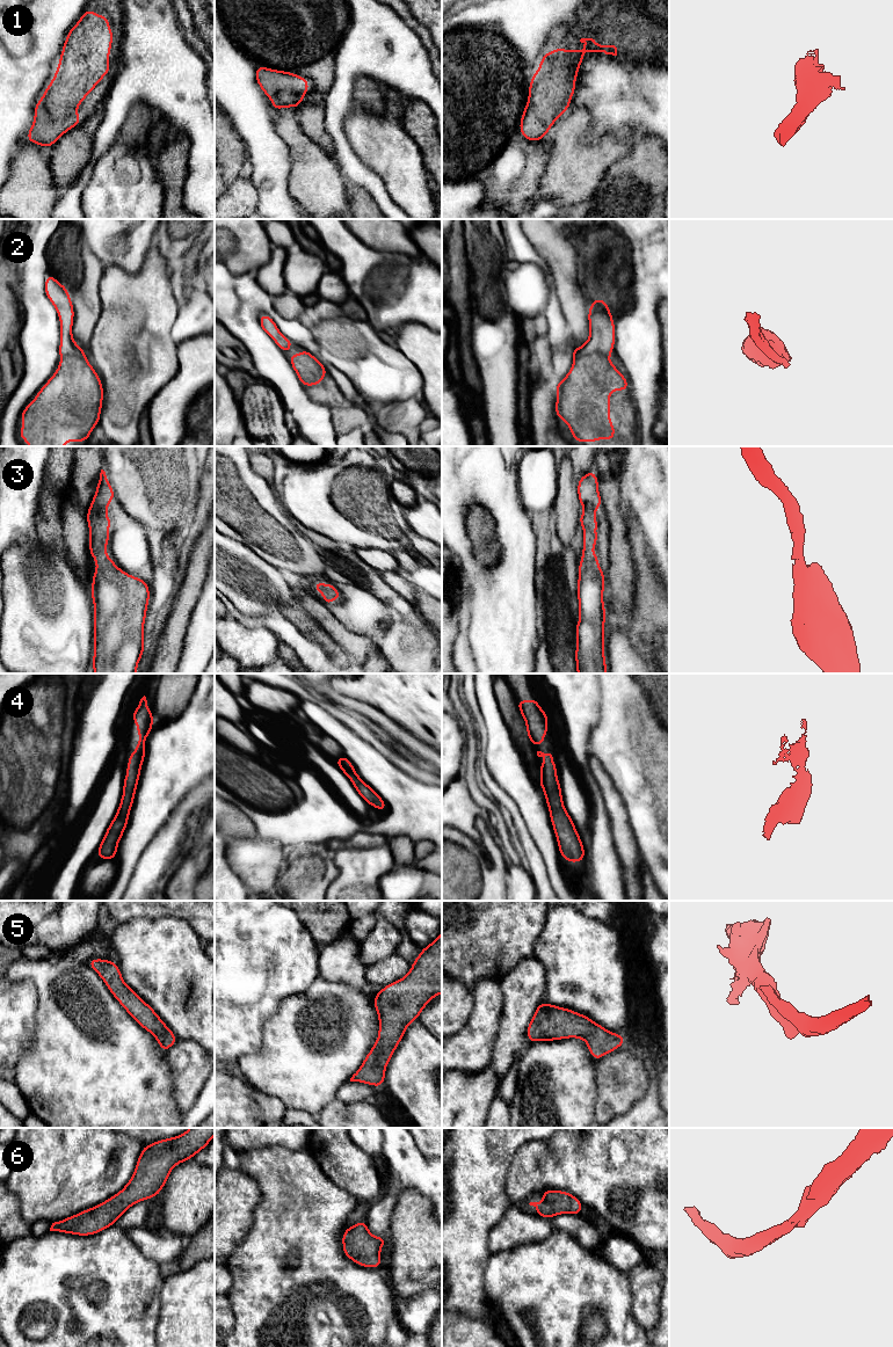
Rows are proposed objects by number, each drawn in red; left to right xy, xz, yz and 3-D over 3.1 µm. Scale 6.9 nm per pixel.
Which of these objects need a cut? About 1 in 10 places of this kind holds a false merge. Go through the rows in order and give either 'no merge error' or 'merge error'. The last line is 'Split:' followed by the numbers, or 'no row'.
1: no merge error
2: no merge error
3: no merge error
4: no merge error
5: no merge error
6: no merge error
Split: no row

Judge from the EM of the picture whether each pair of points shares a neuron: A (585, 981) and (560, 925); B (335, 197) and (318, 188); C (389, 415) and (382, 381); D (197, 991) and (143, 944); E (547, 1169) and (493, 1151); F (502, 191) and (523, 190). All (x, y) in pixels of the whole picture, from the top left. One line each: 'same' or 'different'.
A: same
B: same
C: different
D: same
E: different
F: same

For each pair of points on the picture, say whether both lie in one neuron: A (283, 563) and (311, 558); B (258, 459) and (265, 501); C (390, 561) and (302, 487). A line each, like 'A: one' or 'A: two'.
A: one
B: two
C: two

